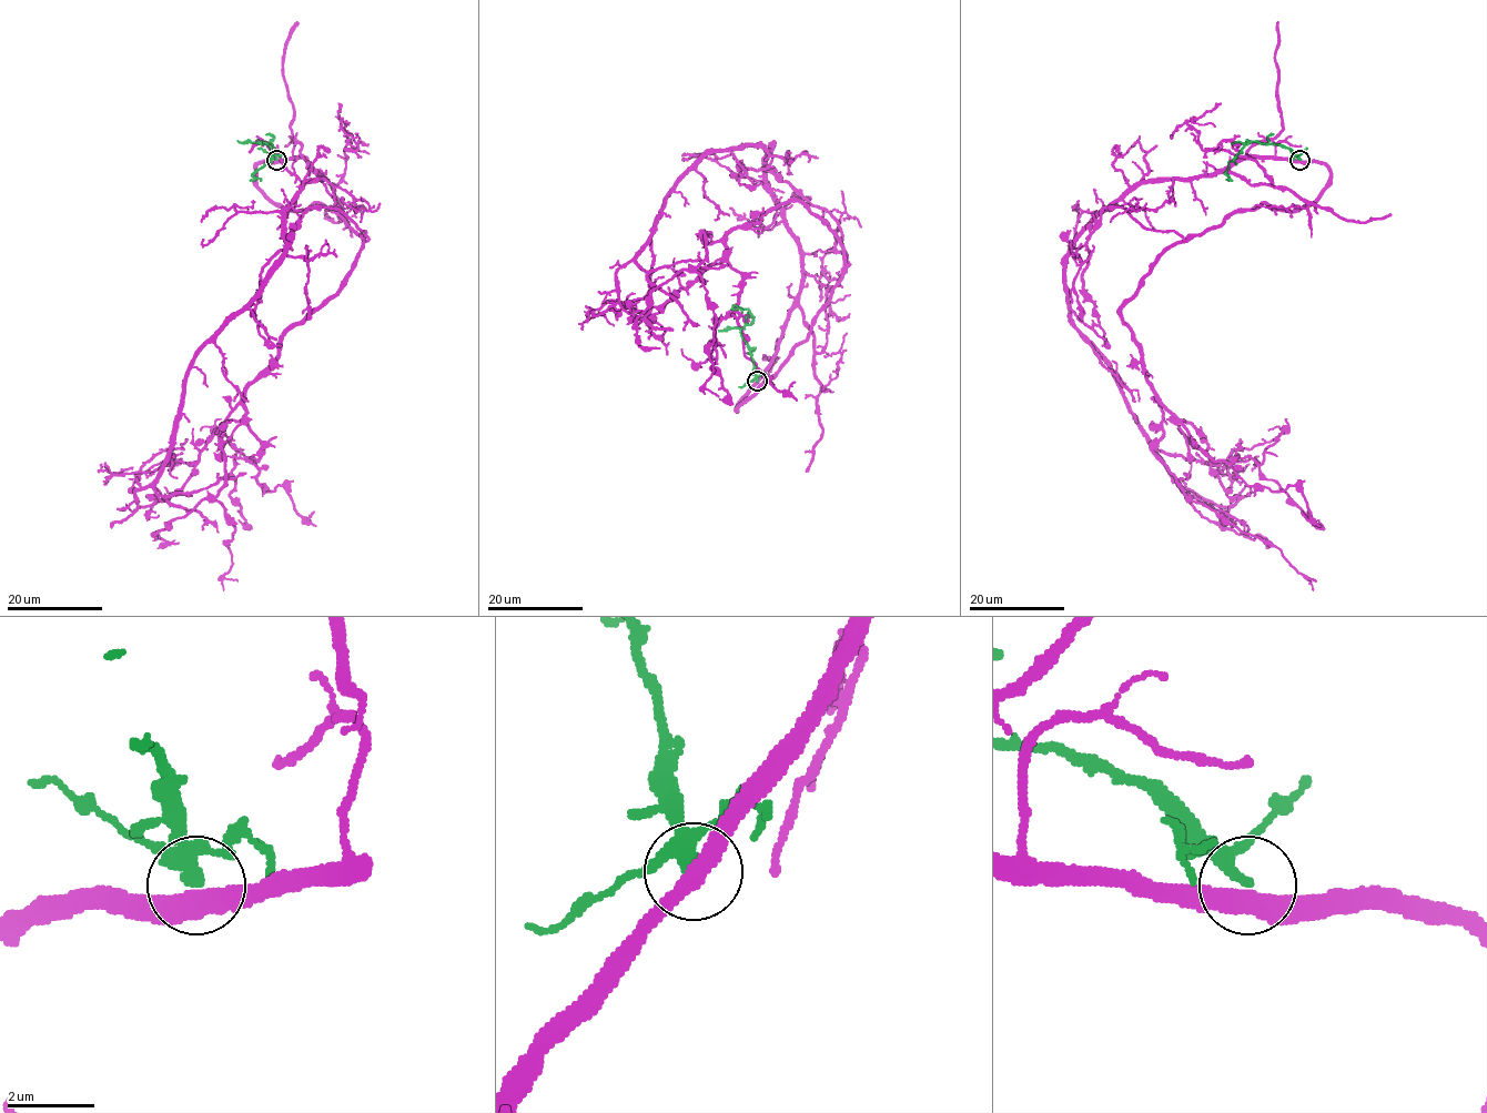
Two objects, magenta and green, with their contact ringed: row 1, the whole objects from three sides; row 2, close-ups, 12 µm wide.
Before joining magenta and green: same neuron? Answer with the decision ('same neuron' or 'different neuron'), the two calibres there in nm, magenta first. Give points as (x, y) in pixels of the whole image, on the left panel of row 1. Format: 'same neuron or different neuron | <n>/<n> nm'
different neuron | 400/240 nm

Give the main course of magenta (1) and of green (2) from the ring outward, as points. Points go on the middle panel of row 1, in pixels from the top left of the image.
1: (757, 381), (738, 410), (843, 266), (800, 201), (712, 243), (701, 232), (718, 396)
2: (757, 381), (749, 347), (741, 335), (741, 330), (751, 322), (752, 315), (747, 309), (736, 305), (742, 313)

